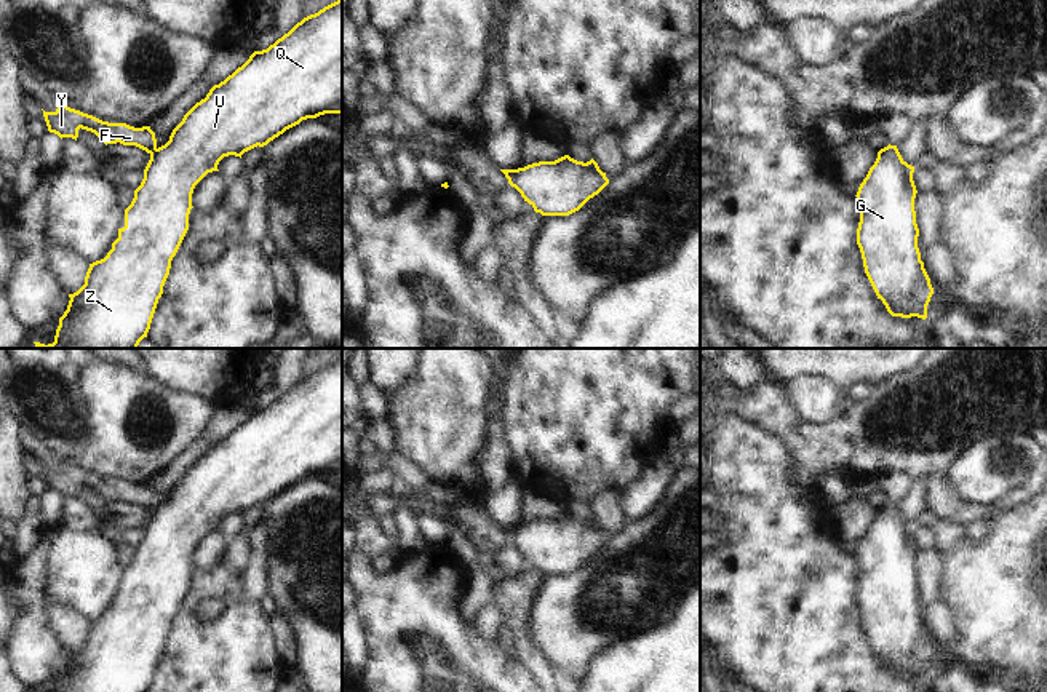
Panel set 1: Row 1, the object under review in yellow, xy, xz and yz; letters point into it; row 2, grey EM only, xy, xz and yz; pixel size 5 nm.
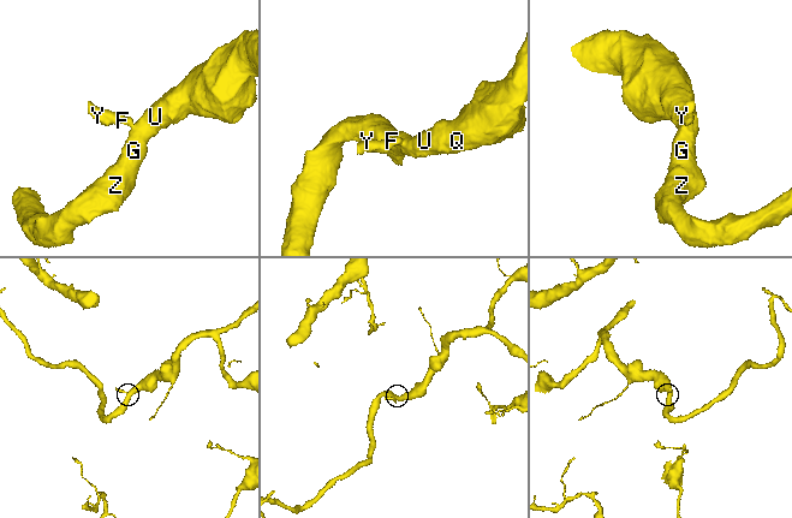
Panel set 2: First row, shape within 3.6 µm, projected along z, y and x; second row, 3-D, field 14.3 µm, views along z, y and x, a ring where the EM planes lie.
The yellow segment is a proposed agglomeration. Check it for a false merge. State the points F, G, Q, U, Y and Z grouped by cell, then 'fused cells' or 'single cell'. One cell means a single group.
F Y / G Q U Z; fused cells

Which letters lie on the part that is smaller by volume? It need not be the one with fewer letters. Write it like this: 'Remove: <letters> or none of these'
Remove: F, Y

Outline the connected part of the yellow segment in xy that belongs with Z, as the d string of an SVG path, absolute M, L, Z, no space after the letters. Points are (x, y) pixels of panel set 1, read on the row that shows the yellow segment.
M337 0L315 14L304 18L288 34L267 50L254 51L249 59L219 85L214 85L205 99L197 102L173 129L169 141L158 147L144 169L144 179L134 190L131 205L125 209L125 227L101 260L90 264L85 284L74 294L67 310L59 318L53 344L34 342L37 348L137 348L147 337L150 323L187 230L195 185L213 171L224 157L240 157L264 147L302 120L324 113L342 113L342 0Z

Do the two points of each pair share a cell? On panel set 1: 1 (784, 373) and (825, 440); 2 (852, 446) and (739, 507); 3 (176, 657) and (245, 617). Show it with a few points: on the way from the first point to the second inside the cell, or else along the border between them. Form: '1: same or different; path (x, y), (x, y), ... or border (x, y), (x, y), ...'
1: different; border (769, 377), (784, 385)
2: different; border (784, 441), (795, 464), (792, 477), (812, 486)
3: same; path (194, 657), (205, 657), (227, 635)

